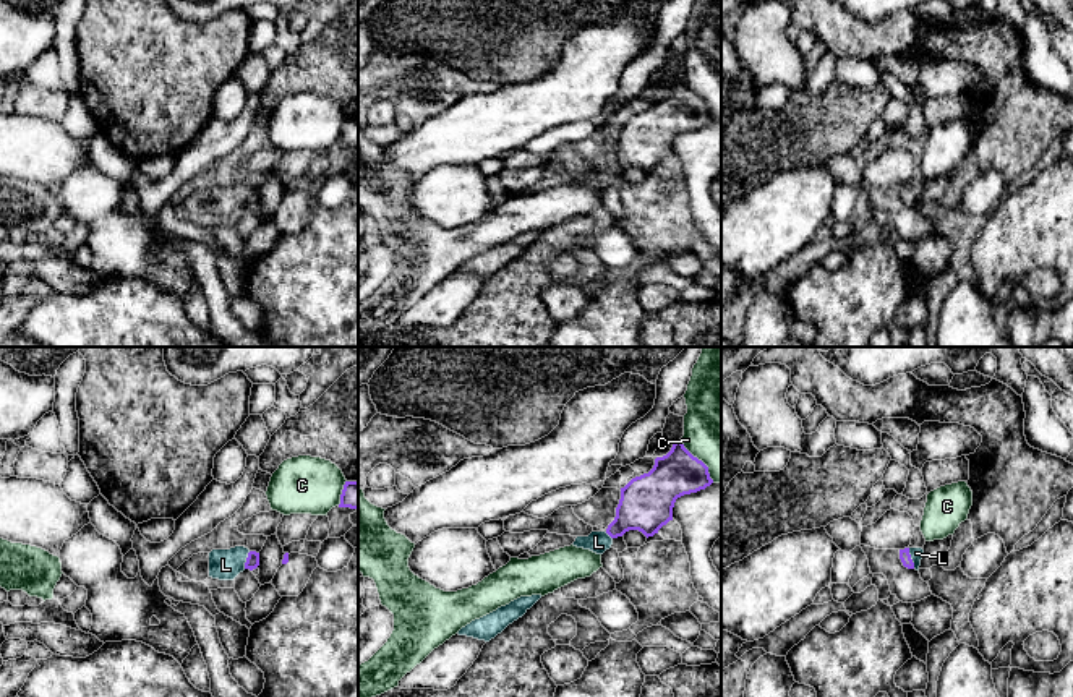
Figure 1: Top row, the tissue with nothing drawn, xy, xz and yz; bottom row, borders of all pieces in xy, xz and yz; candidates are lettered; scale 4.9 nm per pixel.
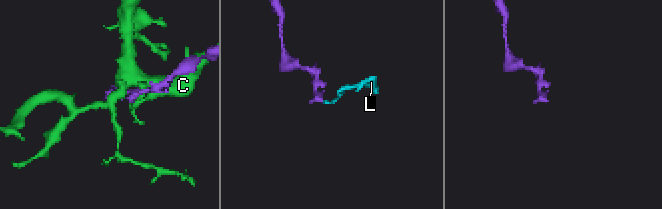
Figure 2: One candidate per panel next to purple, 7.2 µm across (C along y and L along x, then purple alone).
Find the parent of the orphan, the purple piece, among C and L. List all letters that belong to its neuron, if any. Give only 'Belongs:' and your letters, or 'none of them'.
Belongs: L

